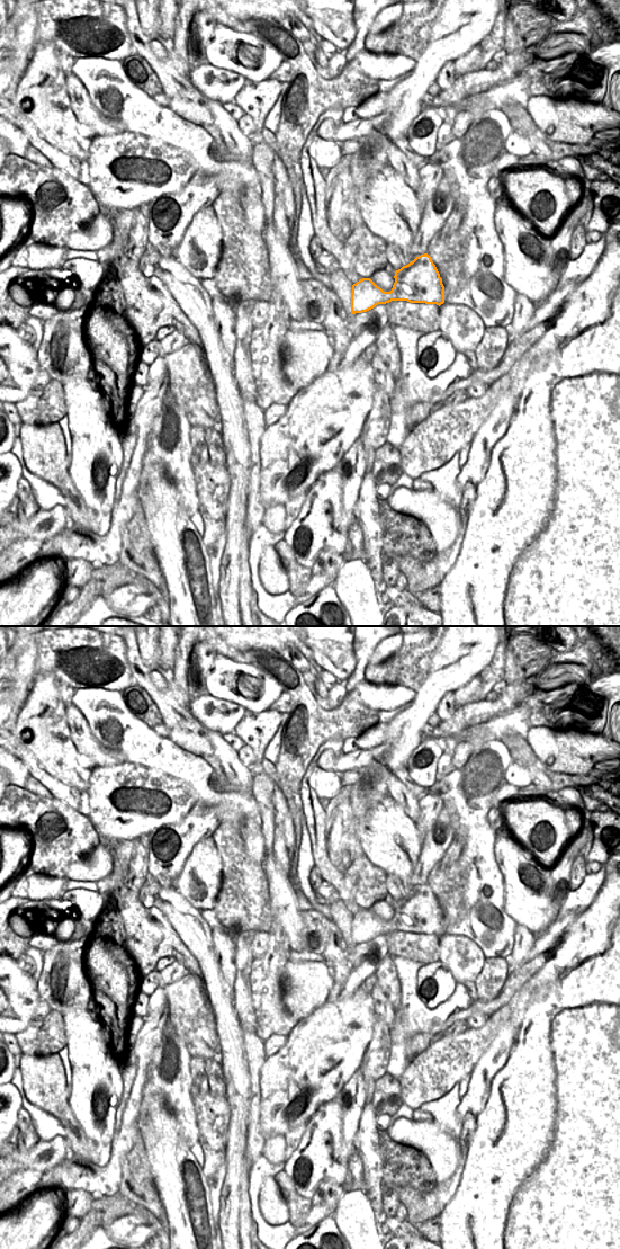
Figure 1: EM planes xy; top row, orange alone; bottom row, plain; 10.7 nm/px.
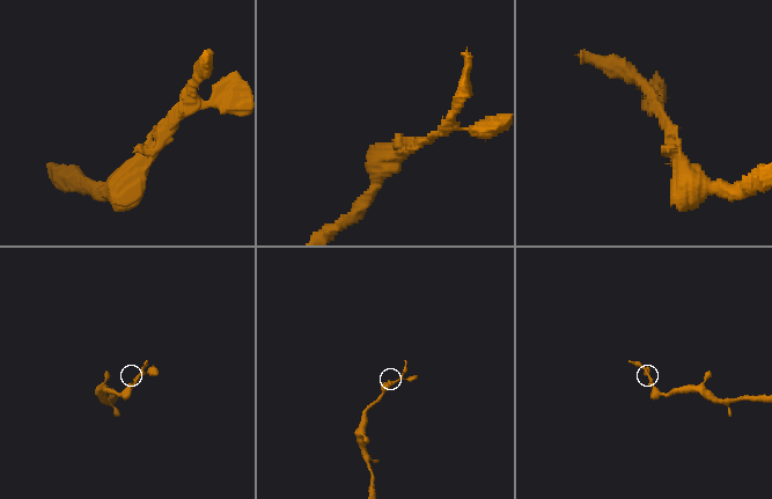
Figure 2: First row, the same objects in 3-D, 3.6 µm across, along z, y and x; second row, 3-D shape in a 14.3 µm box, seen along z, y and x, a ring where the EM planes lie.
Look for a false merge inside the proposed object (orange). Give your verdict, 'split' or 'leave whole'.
leave whole

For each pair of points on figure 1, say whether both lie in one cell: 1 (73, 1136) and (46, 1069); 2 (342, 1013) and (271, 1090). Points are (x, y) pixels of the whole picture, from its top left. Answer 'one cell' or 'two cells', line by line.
1: one cell
2: one cell

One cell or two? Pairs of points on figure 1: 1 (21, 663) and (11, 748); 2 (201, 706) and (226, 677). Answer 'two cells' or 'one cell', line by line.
1: two cells
2: two cells

